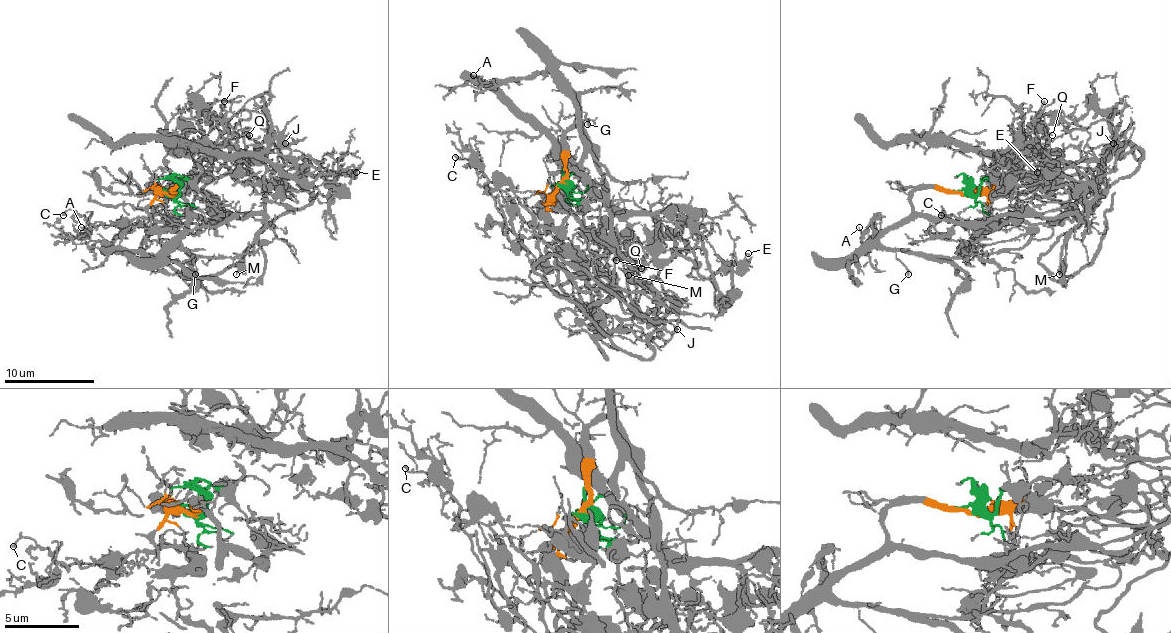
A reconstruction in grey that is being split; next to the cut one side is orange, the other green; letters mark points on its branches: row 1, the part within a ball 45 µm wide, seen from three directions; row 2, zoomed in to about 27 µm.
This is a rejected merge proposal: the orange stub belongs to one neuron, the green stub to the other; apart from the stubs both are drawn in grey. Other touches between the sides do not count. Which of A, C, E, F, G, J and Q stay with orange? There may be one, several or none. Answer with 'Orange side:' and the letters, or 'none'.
Orange side: A, G

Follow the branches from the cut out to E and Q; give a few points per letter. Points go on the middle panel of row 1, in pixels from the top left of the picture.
E: (563, 183), (628, 313), (661, 304), (659, 271), (675, 255), (706, 277), (749, 253)
Q: (563, 183), (576, 201), (587, 250), (614, 275), (619, 302), (639, 316), (630, 298), (630, 257), (641, 268)

